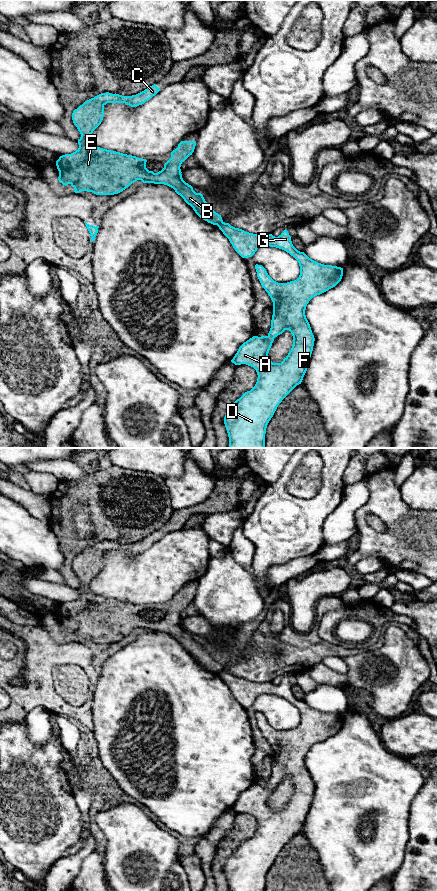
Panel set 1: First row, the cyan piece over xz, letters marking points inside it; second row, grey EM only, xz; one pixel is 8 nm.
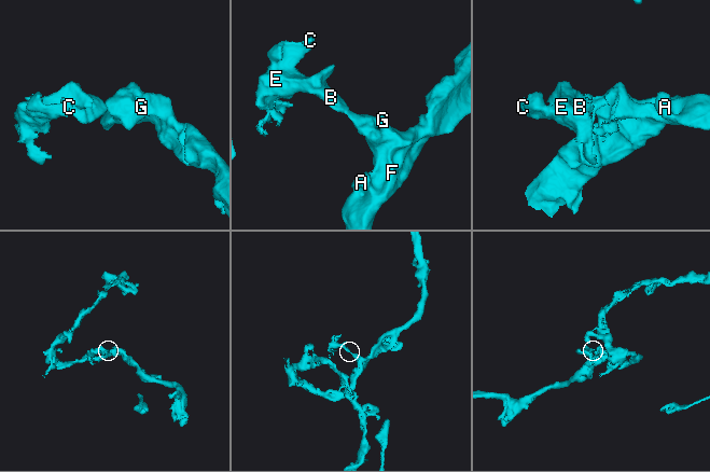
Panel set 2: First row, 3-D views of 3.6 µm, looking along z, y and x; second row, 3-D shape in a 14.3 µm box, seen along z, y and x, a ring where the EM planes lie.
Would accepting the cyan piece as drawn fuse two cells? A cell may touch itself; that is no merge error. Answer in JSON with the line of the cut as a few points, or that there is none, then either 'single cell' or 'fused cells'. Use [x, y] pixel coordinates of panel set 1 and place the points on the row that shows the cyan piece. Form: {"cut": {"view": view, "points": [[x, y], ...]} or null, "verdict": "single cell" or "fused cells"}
{"cut": {"view": "xz", "points": [[222, 221], [217, 225]]}, "verdict": "fused cells"}

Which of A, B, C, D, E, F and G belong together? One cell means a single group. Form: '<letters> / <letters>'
A D F G / B C E

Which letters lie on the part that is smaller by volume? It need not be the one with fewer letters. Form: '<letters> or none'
B, C, E

